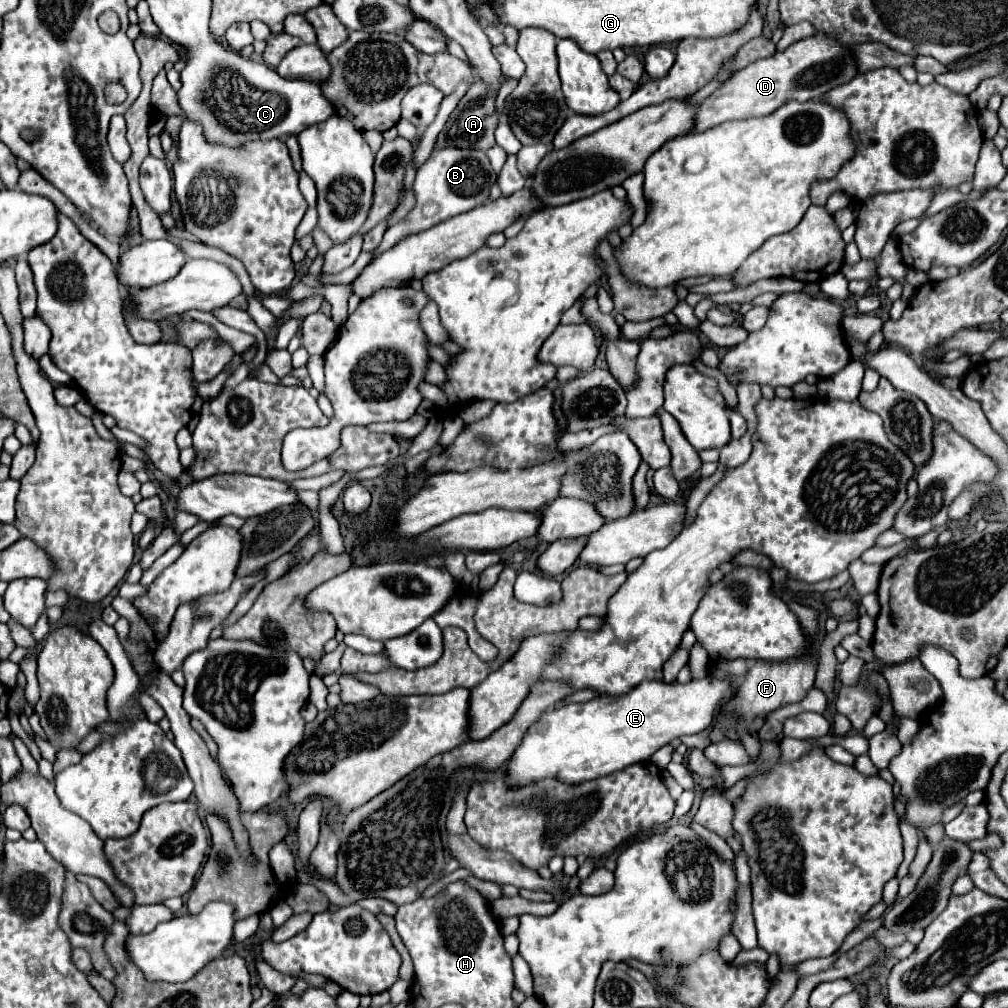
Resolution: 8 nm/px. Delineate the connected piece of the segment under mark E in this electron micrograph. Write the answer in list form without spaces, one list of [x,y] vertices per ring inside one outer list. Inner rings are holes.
[[[698,679],[686,685],[664,681],[642,681],[624,697],[596,697],[586,703],[570,703],[546,711],[524,735],[506,763],[506,787],[518,789],[542,779],[558,779],[580,785],[610,775],[628,765],[648,761],[660,747],[680,735],[700,733],[710,727],[714,709],[730,695],[730,683]]]

